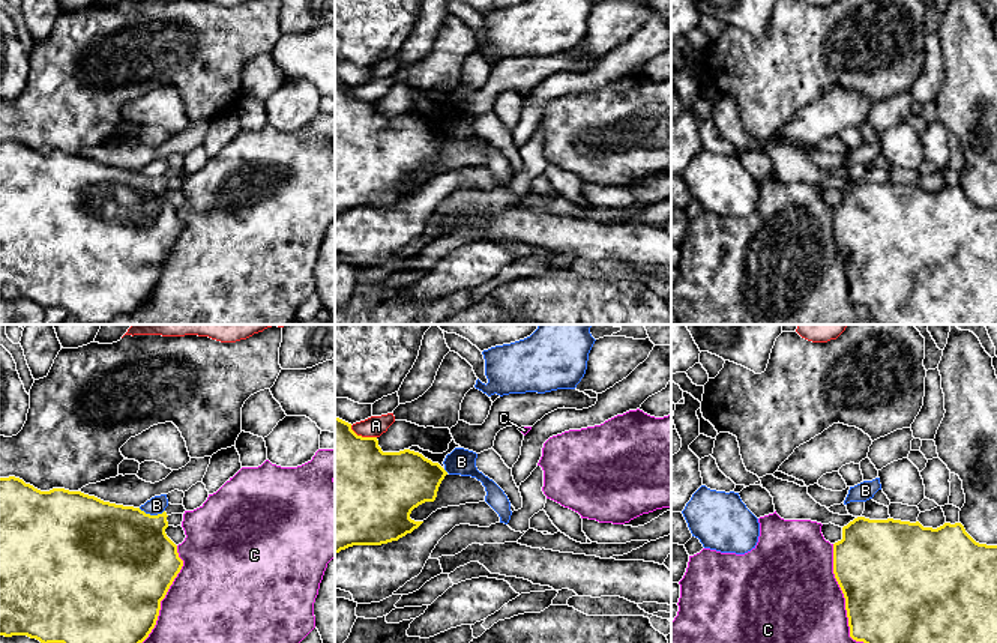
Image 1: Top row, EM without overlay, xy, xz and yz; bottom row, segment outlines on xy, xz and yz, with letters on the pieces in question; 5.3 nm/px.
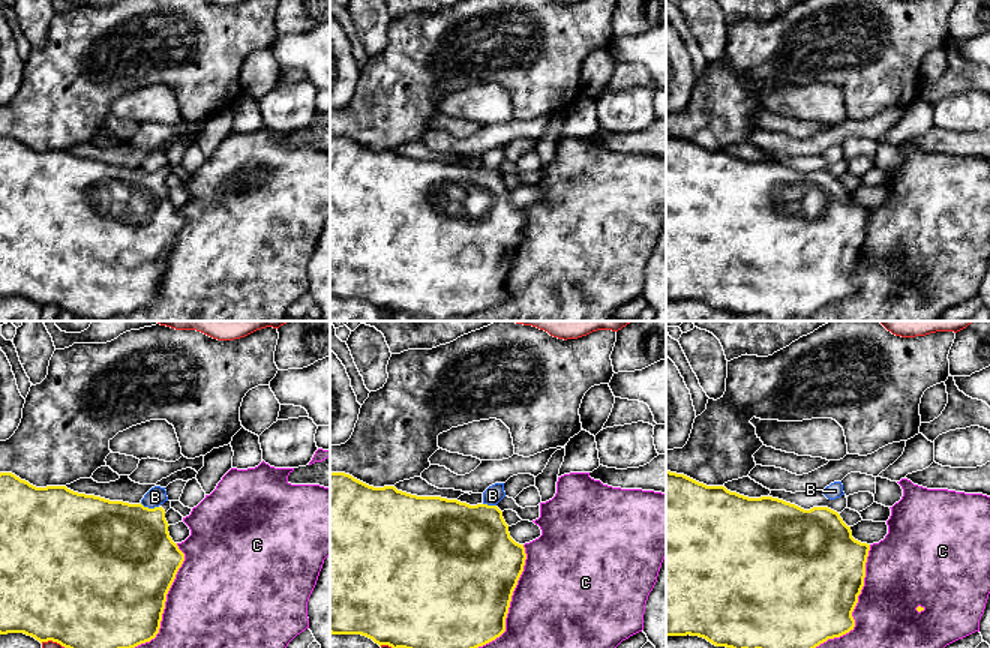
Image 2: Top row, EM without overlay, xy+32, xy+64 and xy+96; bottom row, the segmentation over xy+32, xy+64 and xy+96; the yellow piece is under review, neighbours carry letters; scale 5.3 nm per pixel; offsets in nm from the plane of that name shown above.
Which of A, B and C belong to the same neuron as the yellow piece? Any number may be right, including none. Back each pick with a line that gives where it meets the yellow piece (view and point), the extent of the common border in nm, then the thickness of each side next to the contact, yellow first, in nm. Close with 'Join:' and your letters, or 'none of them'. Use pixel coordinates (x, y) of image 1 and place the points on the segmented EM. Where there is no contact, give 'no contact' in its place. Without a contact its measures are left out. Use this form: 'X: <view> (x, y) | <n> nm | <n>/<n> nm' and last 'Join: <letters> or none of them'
Join: none of them

